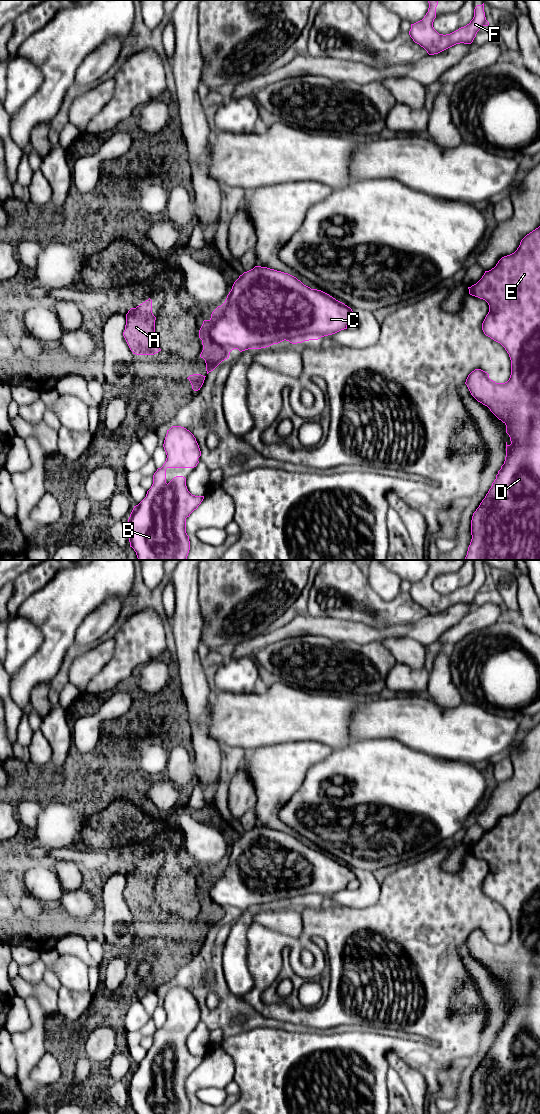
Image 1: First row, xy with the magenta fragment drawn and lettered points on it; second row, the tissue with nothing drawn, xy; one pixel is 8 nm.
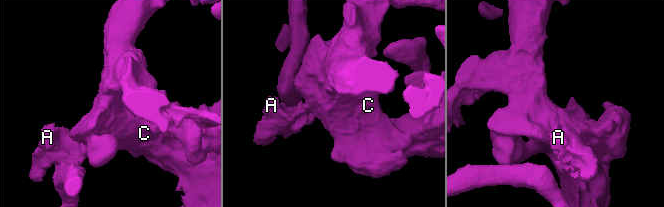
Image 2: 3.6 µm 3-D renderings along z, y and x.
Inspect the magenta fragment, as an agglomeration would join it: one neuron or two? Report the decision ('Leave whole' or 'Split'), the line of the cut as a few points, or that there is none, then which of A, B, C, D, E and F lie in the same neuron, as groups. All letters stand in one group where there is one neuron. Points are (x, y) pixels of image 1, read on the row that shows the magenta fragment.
Split. Split along xy (209, 320), (209, 336), (229, 352). Groups: A / B C D E F

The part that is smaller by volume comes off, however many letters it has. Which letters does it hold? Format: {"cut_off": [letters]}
{"cut_off": ["A"]}

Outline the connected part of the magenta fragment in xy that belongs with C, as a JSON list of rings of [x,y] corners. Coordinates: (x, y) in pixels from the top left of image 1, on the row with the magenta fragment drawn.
[[[255,266],[234,282],[225,302],[211,314],[211,339],[223,349],[261,349],[284,340],[292,344],[335,334],[356,319],[352,309],[329,294],[311,289],[296,277]]]

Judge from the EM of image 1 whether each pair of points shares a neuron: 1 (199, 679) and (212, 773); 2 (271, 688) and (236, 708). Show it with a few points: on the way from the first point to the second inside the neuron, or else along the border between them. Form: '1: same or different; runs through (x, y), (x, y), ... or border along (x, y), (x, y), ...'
1: same; runs through (199, 702), (199, 742), (205, 750)
2: same; runs through (262, 697), (251, 708), (245, 708)

